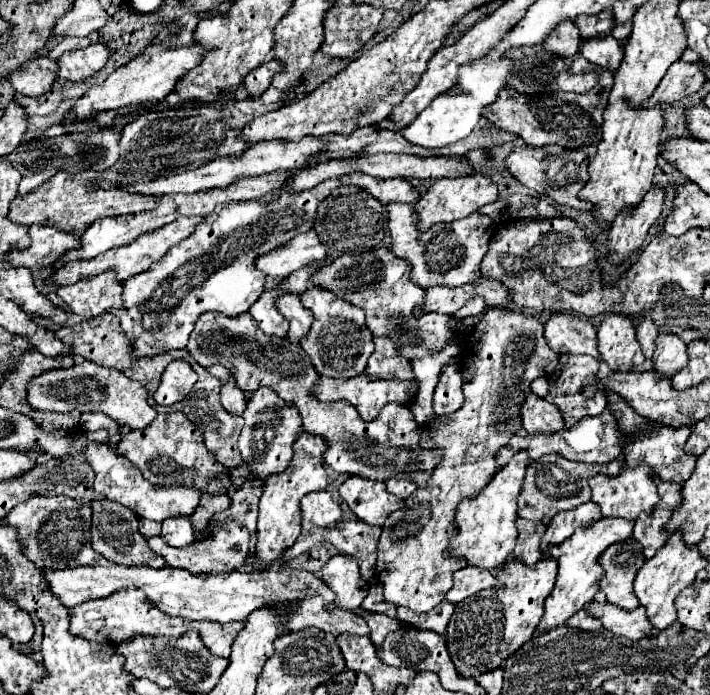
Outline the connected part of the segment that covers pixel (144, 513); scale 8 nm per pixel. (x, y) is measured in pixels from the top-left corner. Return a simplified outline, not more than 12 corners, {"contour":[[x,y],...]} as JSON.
{"contour":[[108,444],[78,454],[94,490],[140,518],[190,516],[200,492],[152,486]]}

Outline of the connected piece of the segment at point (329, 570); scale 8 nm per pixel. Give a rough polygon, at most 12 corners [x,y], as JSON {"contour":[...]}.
{"contour":[[336,554],[324,582],[336,594],[328,608],[356,610],[368,594],[356,560]]}

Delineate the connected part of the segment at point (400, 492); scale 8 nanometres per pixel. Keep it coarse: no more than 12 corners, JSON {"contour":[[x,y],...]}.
{"contour":[[388,480],[388,492],[406,498],[416,490],[408,480]]}

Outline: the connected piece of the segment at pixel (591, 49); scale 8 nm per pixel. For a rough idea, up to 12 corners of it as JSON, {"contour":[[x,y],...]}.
{"contour":[[612,36],[584,40],[580,52],[600,68],[618,70],[622,46]]}

